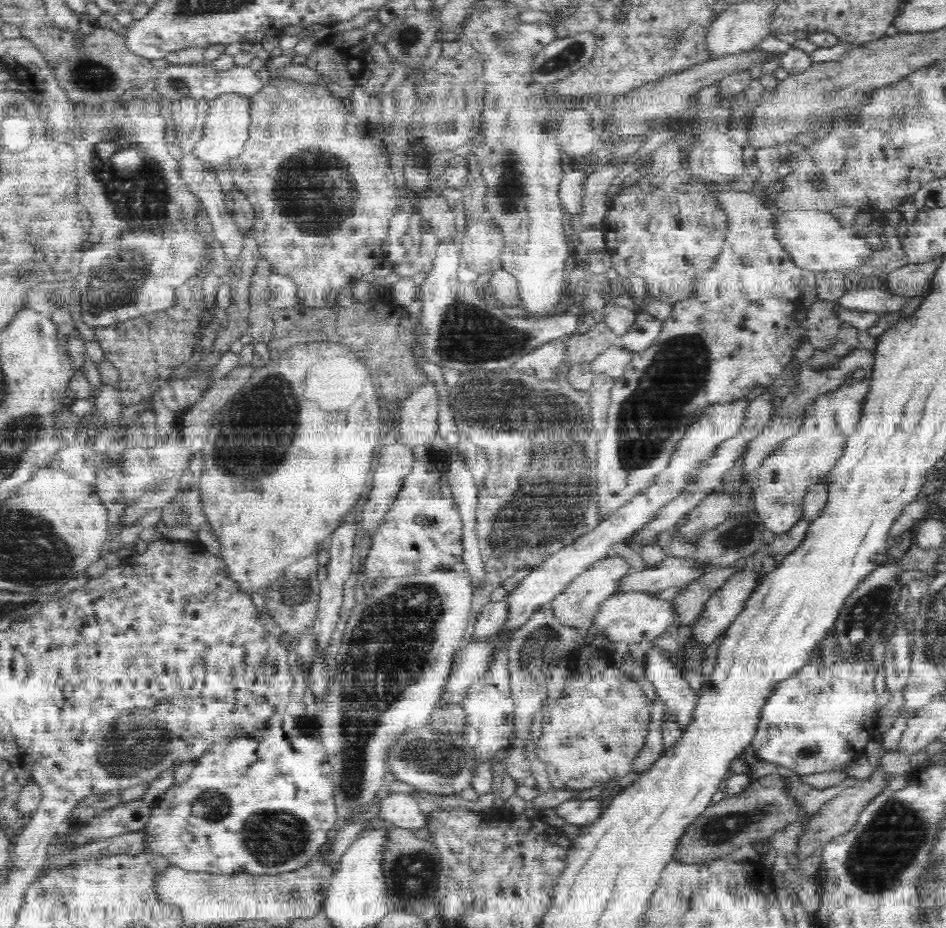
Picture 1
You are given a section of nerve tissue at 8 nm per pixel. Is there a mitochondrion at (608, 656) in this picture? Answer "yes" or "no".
no

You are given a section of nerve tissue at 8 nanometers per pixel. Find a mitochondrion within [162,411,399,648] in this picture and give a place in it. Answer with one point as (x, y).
(292, 593)

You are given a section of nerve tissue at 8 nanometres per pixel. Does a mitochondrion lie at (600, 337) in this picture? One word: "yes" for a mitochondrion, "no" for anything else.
no

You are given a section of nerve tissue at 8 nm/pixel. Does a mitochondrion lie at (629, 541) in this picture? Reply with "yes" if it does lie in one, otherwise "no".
no

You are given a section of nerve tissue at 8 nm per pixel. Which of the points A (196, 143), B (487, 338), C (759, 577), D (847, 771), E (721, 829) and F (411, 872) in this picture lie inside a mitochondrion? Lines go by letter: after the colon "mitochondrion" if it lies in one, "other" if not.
A: other
B: mitochondrion
C: other
D: other
E: mitochondrion
F: mitochondrion

